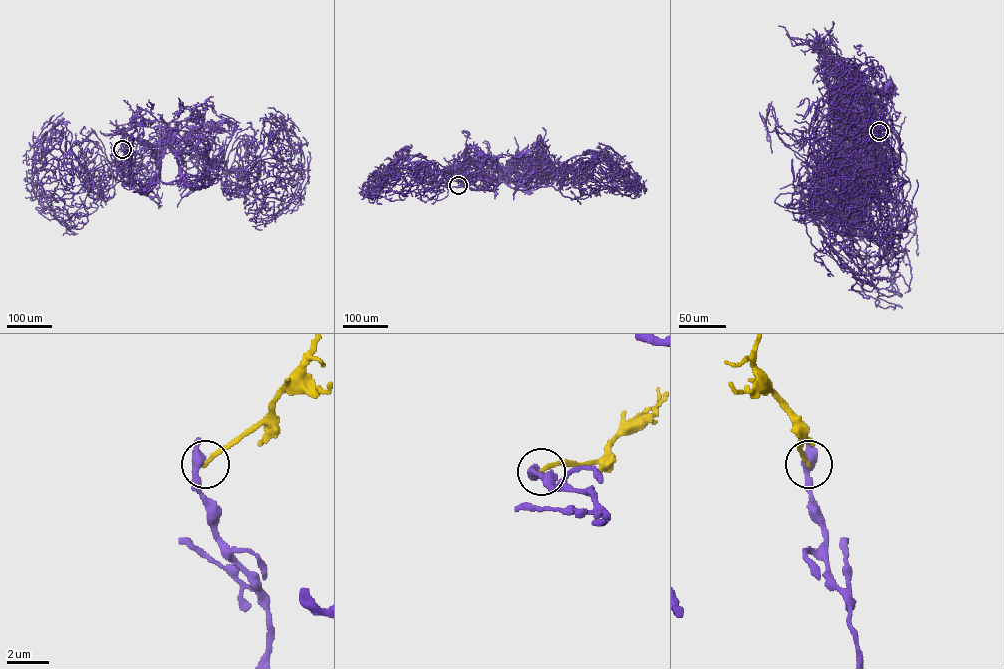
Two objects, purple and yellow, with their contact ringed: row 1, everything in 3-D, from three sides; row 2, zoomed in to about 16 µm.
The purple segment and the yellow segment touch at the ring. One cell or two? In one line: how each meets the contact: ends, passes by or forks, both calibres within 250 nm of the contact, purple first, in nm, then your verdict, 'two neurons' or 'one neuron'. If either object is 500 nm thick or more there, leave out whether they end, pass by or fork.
550 nm thick on the purple side, 200 nm on the other; two neurons

